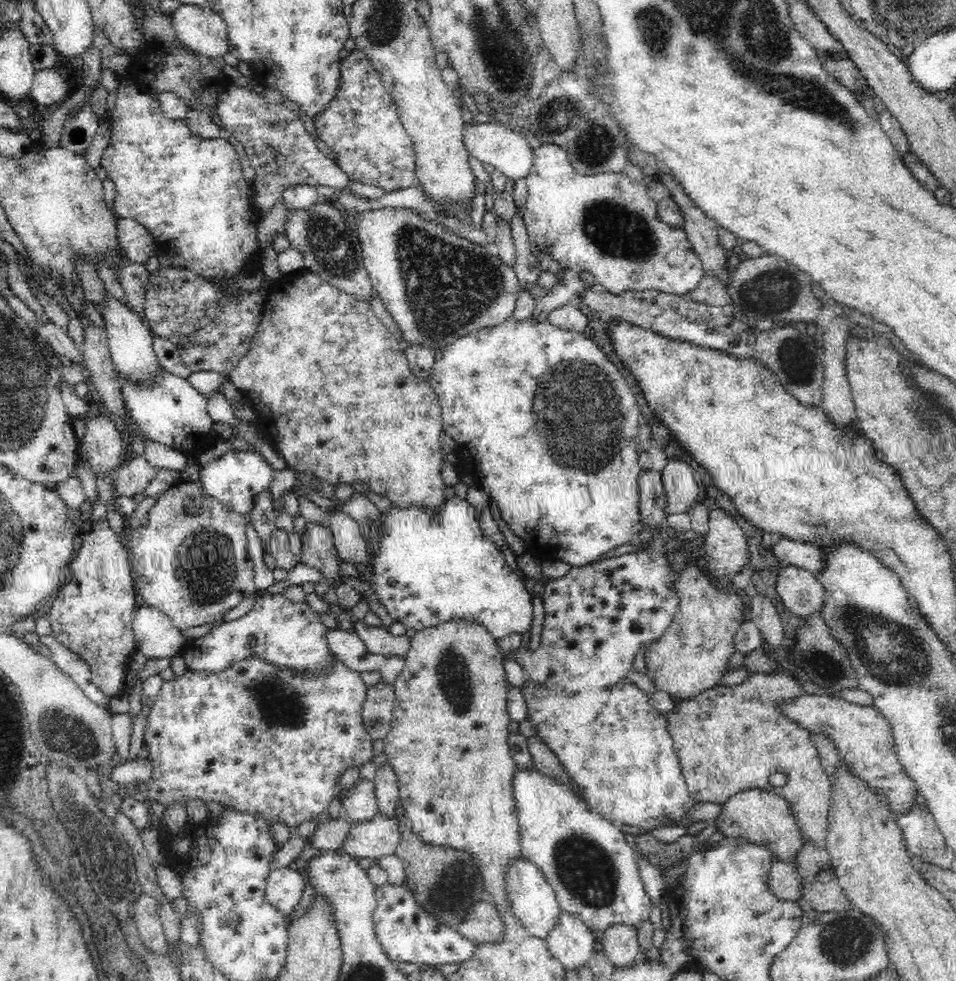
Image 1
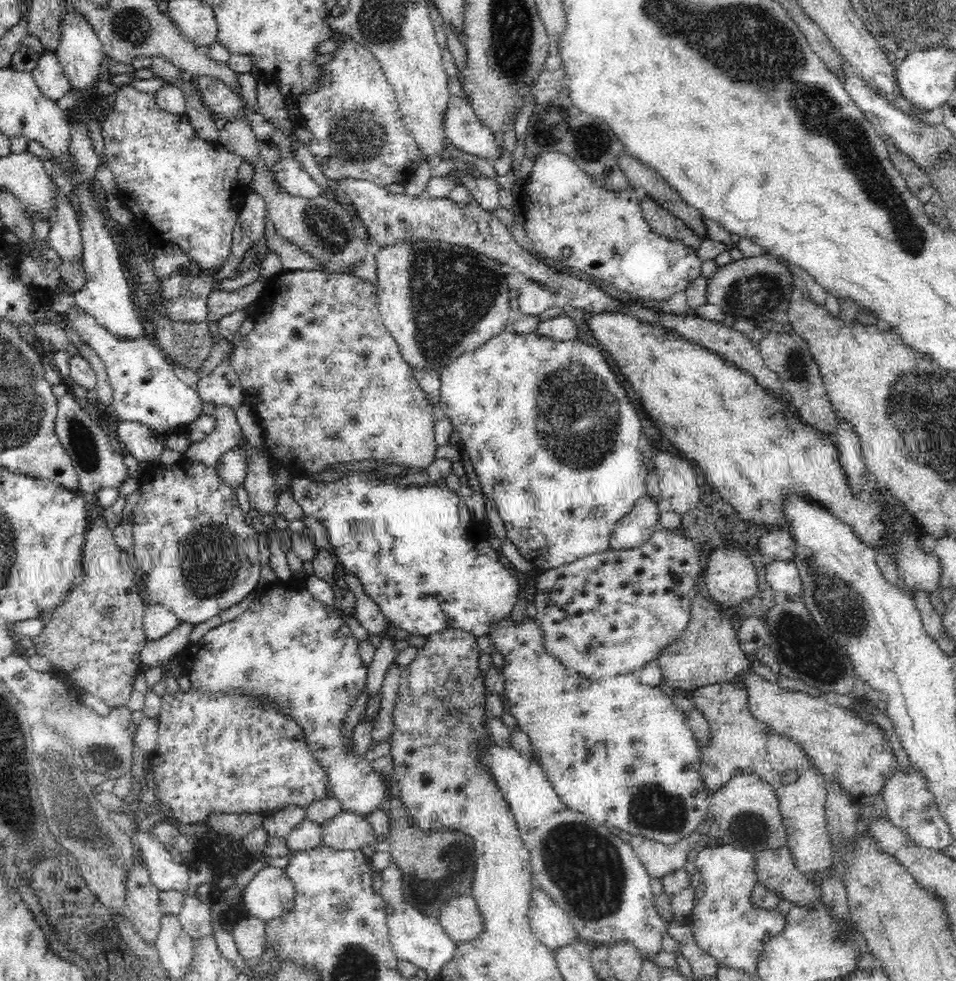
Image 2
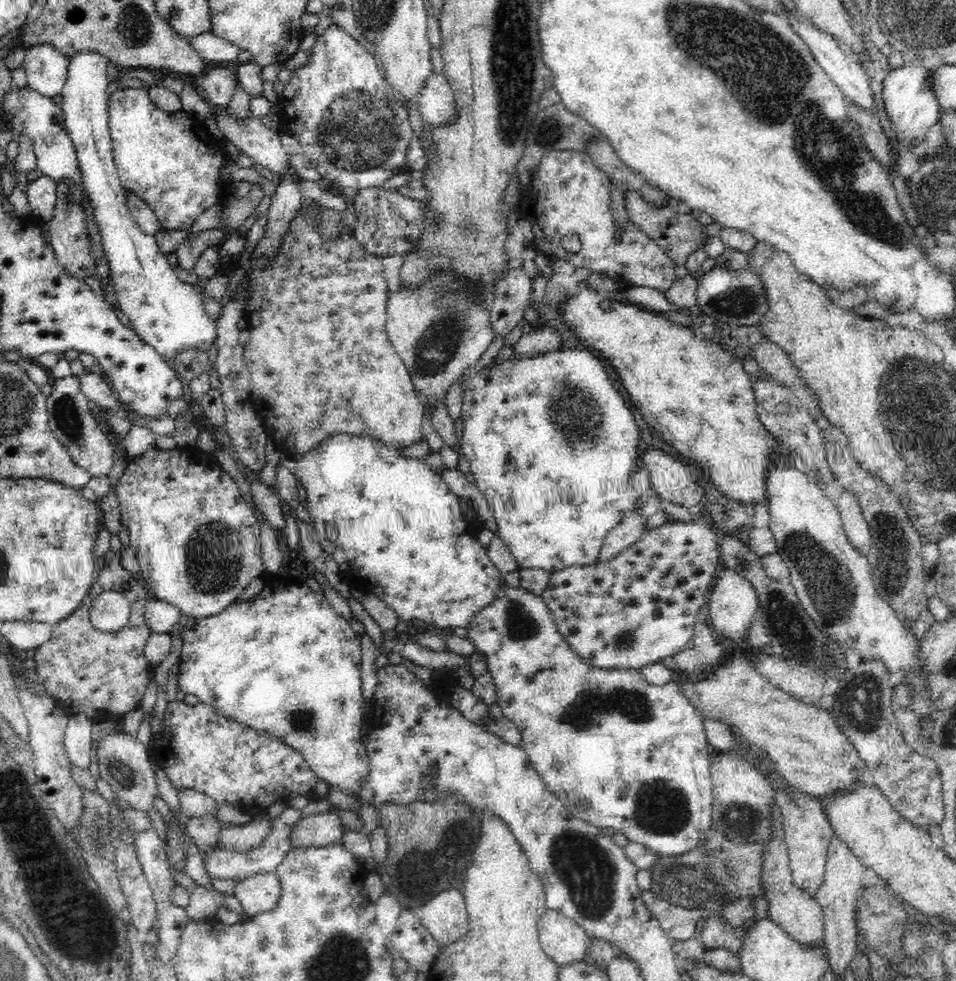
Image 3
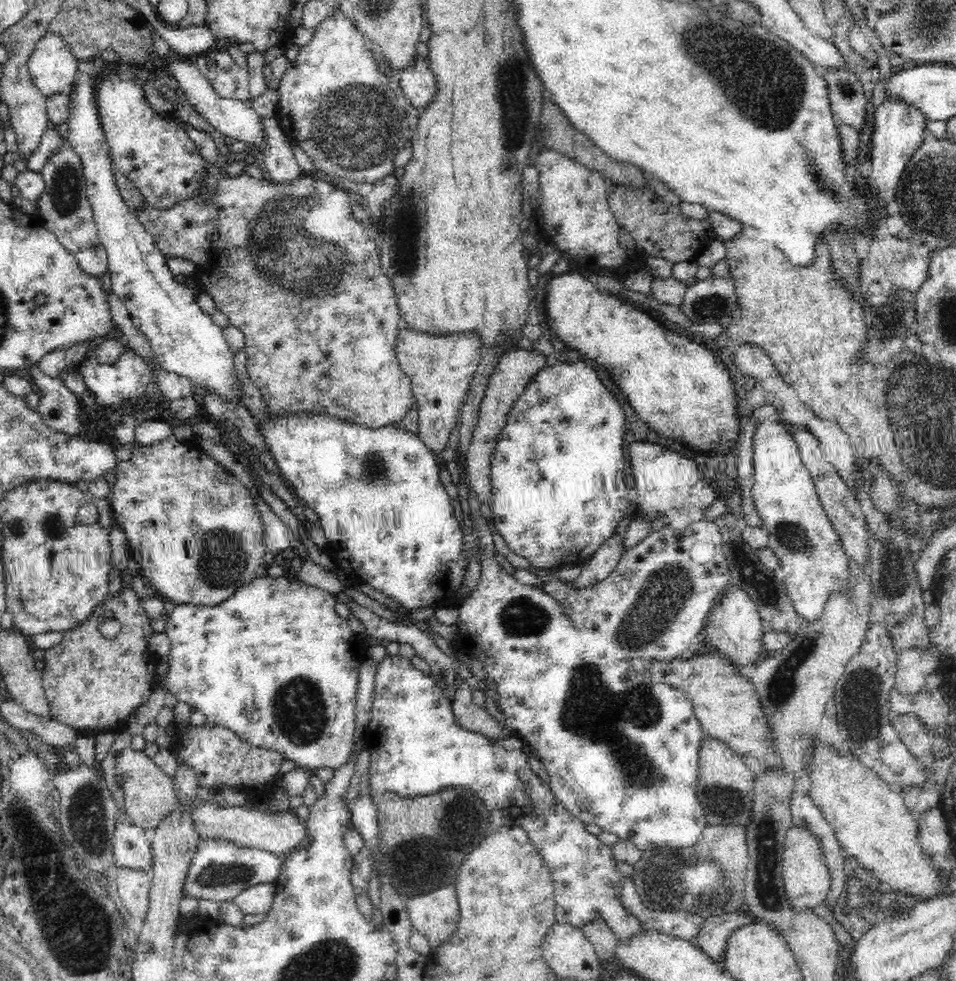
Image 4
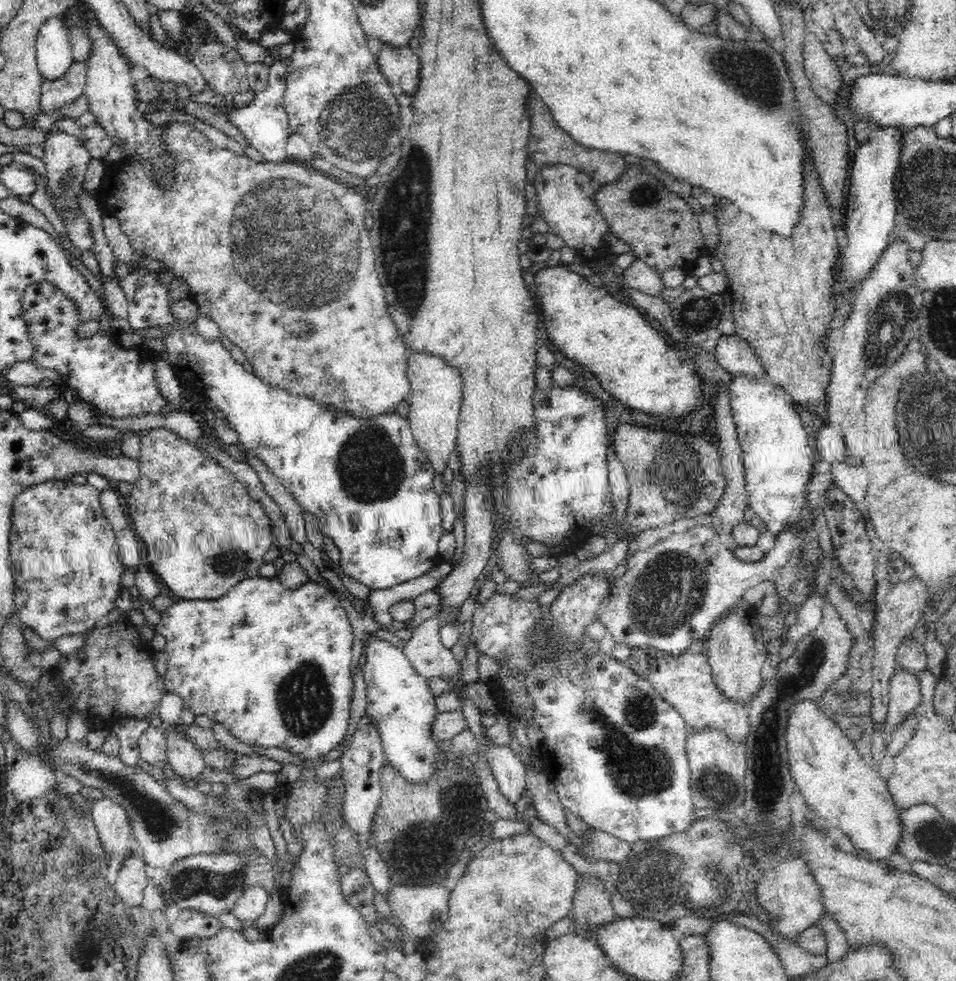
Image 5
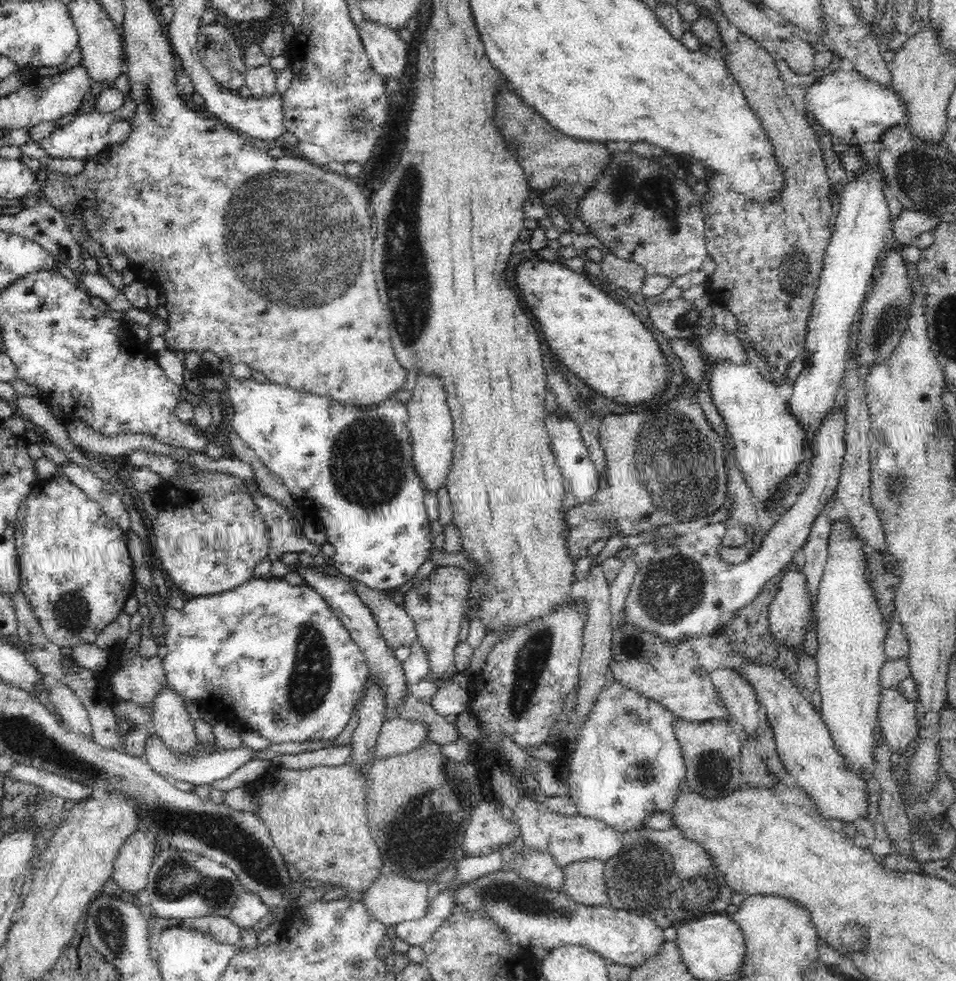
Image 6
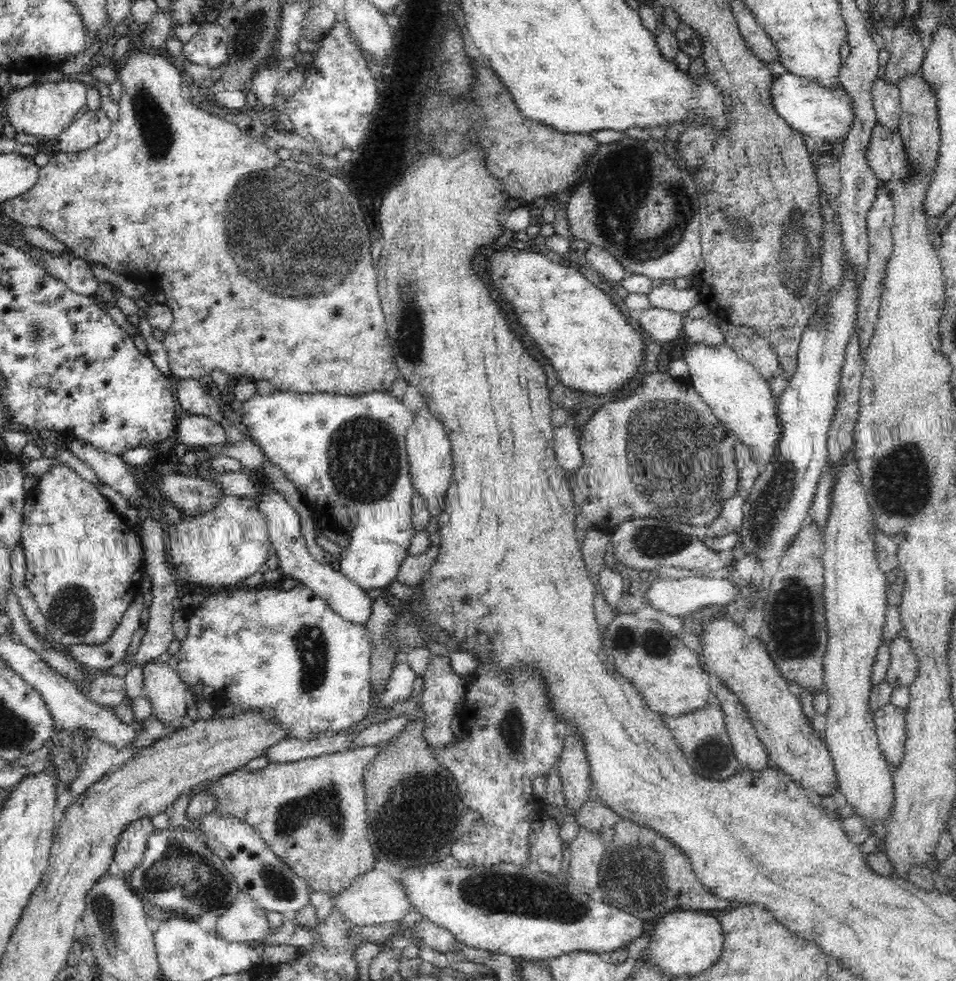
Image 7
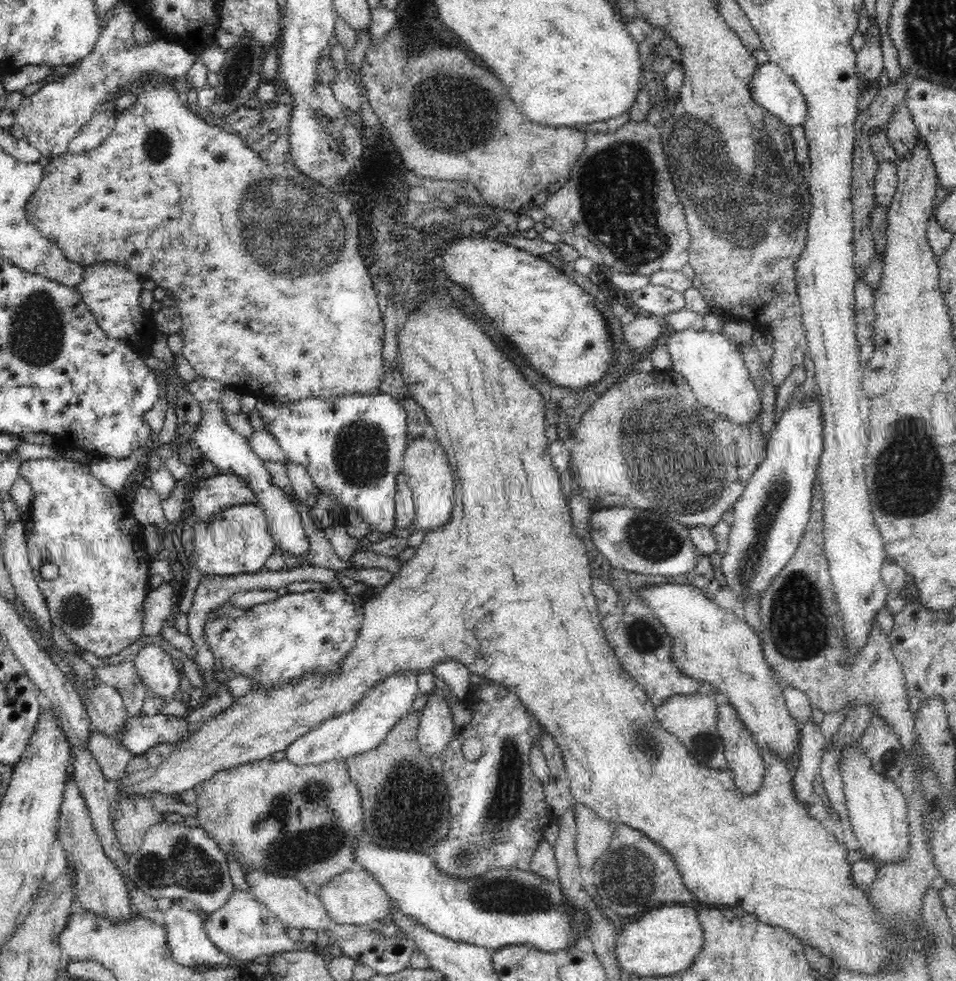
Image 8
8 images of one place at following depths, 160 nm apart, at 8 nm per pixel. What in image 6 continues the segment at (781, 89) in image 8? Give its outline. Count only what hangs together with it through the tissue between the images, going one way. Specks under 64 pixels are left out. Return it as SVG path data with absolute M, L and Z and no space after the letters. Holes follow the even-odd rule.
M838 69L818 77L806 90L803 114L812 116L836 141L843 136L844 142L861 145L867 142L879 142L884 132L897 127L908 120L906 101L890 85L870 80L856 69L845 72Z

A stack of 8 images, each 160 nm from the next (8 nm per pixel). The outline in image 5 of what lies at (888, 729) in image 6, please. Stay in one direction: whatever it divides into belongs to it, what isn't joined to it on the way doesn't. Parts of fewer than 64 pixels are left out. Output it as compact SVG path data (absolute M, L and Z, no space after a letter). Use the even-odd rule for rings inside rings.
M898 668L891 676L888 697L885 726L896 731L909 718L909 712L920 705L922 700L920 681L916 678L916 673Z

